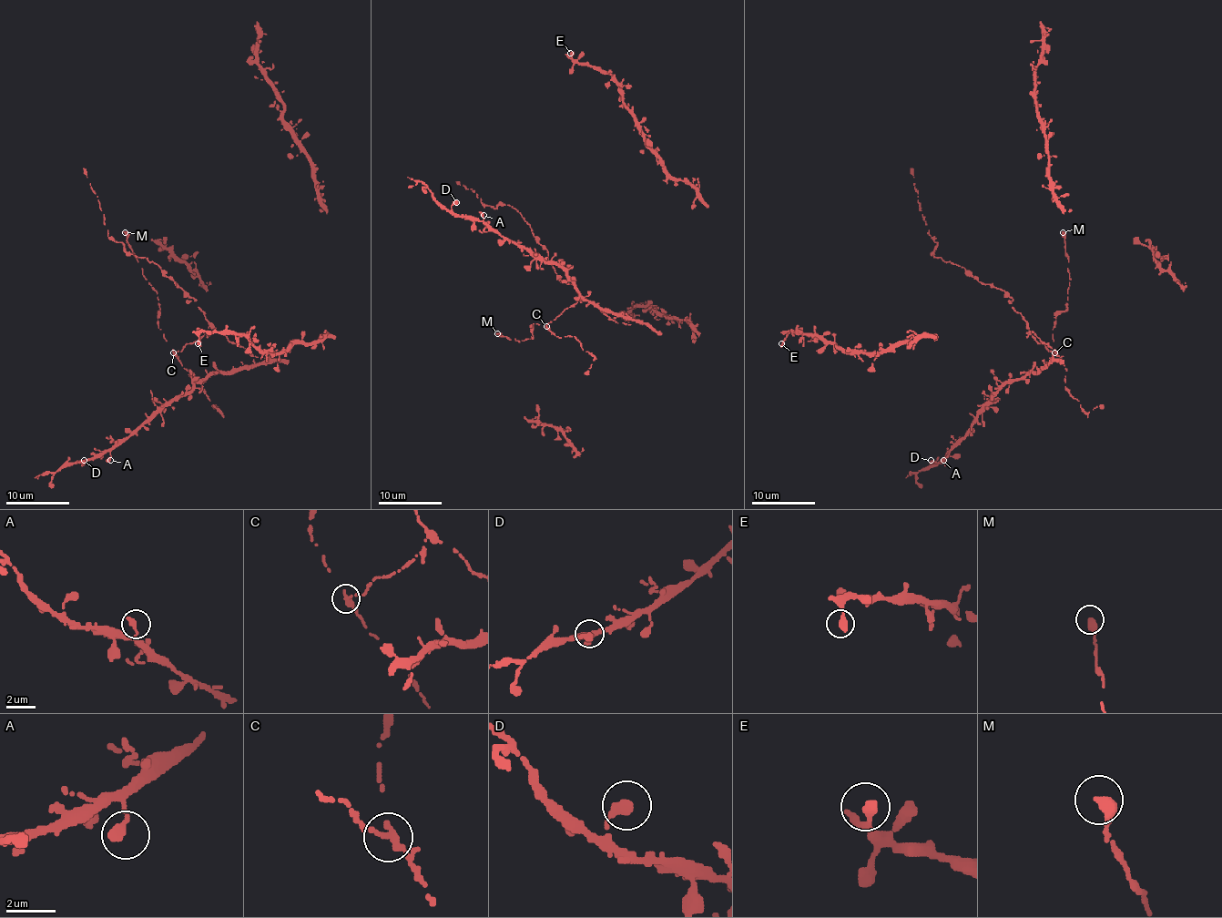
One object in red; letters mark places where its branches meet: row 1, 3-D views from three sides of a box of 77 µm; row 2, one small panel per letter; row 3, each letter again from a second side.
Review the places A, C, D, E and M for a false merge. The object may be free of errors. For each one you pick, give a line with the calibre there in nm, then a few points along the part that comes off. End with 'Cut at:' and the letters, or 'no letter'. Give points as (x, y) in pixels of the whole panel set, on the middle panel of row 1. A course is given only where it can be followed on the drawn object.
C: Thickness 440 nm. Course of the part to remove: (546, 325), (582, 299), (576, 289), (556, 275), (518, 211), (507, 205), (486, 205), (456, 181)
Cut at: C

